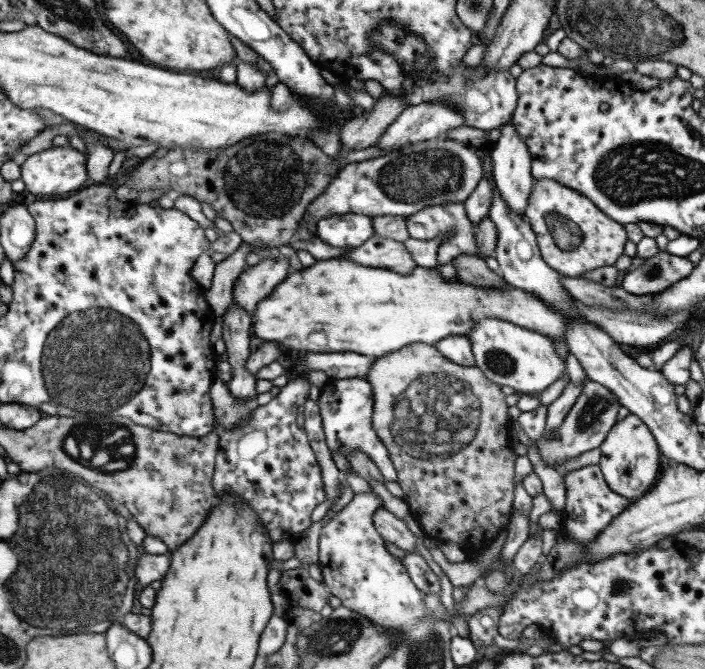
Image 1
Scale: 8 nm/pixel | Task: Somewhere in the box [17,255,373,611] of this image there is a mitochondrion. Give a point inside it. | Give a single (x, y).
(87, 362)

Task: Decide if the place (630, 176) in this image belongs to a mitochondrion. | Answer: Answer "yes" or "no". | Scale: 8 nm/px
yes

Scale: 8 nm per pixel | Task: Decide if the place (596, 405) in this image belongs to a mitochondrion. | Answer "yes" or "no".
yes

